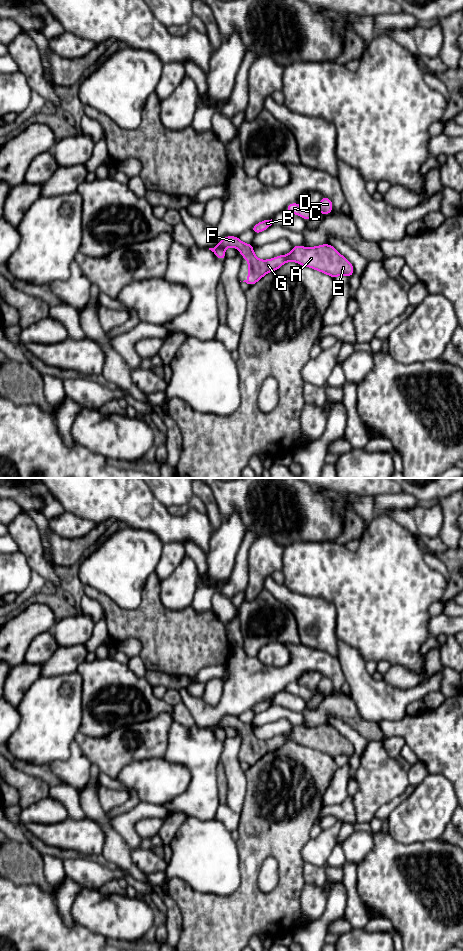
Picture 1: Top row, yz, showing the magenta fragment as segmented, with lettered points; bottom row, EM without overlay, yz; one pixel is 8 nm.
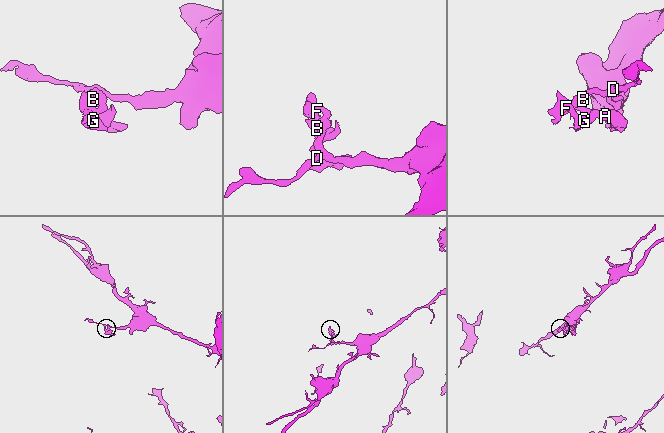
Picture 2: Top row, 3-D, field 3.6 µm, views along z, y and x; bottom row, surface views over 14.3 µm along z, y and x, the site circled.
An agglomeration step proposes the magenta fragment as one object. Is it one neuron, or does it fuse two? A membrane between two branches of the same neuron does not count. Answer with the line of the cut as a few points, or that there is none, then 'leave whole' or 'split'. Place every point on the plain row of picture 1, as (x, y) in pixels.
yz (224, 727), (219, 728), (215, 732) | split

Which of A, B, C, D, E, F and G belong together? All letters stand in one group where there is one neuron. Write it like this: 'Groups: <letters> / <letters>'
Groups: A E F G / B C D

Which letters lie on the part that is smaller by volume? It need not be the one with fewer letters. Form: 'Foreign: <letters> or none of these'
Foreign: A, E, F, G

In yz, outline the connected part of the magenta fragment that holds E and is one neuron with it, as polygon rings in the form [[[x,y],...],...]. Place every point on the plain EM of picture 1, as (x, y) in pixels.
[[[226,716],[215,727],[209,728],[209,730],[216,732],[218,729],[225,727],[237,728],[242,738],[248,740],[248,759],[243,762],[250,766],[257,763],[267,753],[274,752],[284,743],[291,741],[320,751],[334,759],[340,755],[350,758],[354,753],[354,748],[350,741],[330,724],[309,728],[293,725],[290,734],[276,736],[268,740],[260,740],[254,734],[252,724],[243,723],[236,716]]]

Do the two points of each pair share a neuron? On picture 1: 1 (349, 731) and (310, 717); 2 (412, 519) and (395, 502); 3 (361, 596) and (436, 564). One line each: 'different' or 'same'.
1: different
2: different
3: different

